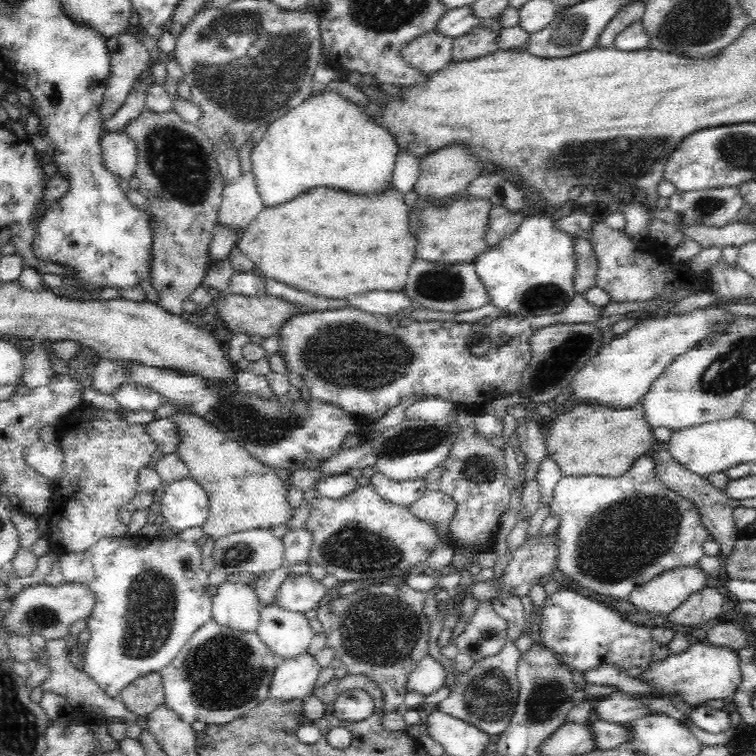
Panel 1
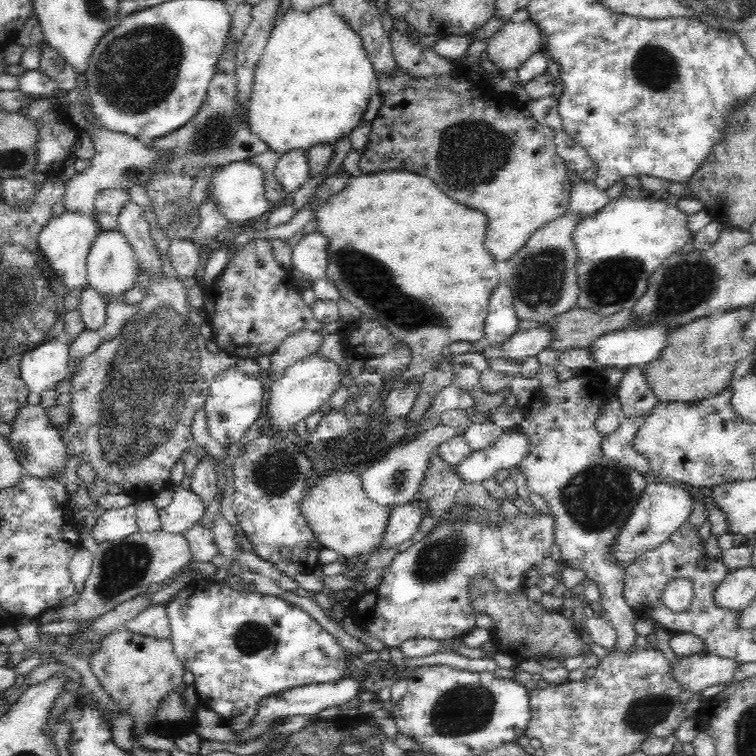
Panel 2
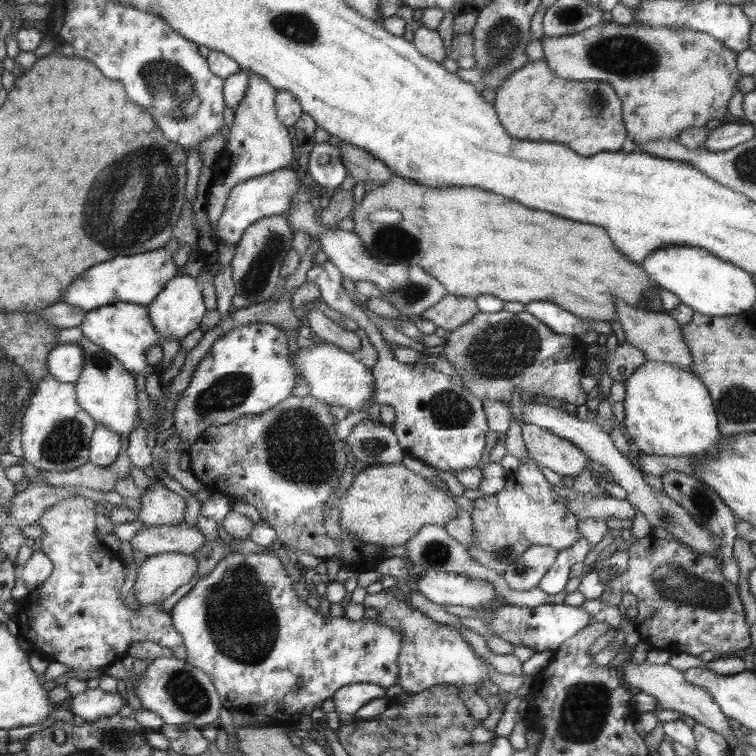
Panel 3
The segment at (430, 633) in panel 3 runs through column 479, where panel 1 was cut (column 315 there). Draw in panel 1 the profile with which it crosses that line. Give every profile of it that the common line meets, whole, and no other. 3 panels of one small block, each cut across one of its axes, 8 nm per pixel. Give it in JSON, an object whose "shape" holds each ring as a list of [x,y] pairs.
{"shape":[[[306,652],[281,660],[273,674],[268,695],[282,703],[304,699],[315,688],[318,672],[321,668]]]}

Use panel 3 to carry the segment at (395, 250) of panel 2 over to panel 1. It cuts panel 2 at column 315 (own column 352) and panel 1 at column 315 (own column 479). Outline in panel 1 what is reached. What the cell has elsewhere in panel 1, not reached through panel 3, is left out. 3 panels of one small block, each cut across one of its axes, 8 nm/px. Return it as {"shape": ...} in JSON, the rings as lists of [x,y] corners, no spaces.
{"shape":[[[393,185],[390,186],[388,191],[384,192],[384,196],[378,196],[378,198],[374,198],[374,196],[372,198],[358,198],[358,196],[348,196],[344,192],[334,192],[332,189],[318,188],[293,198],[292,201],[287,201],[274,207],[266,207],[251,223],[249,230],[238,240],[238,246],[241,252],[250,258],[254,267],[262,273],[262,278],[274,279],[292,286],[292,288],[312,292],[316,296],[346,299],[348,296],[368,294],[372,290],[402,291],[407,278],[406,272],[408,272],[415,259],[414,246],[416,238],[413,239],[410,236],[409,209],[405,205],[404,196],[400,195],[400,192],[396,192]]]}

